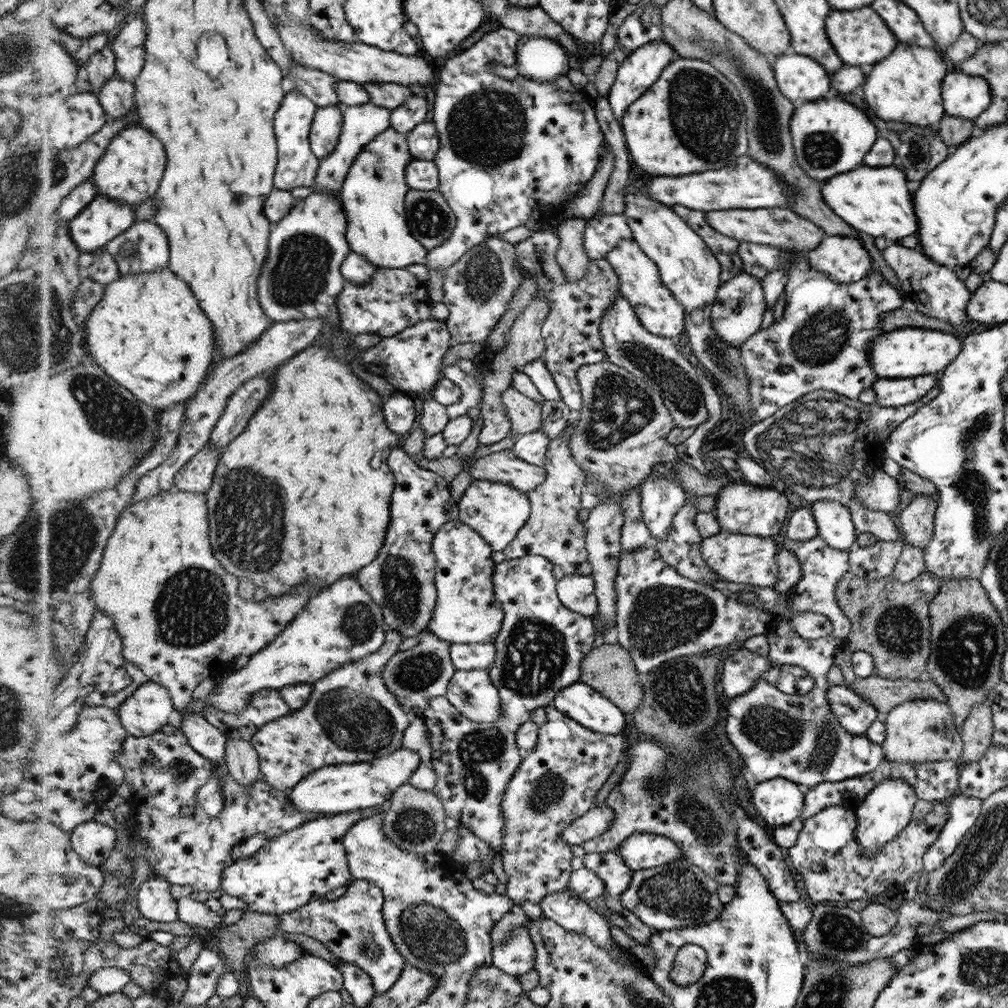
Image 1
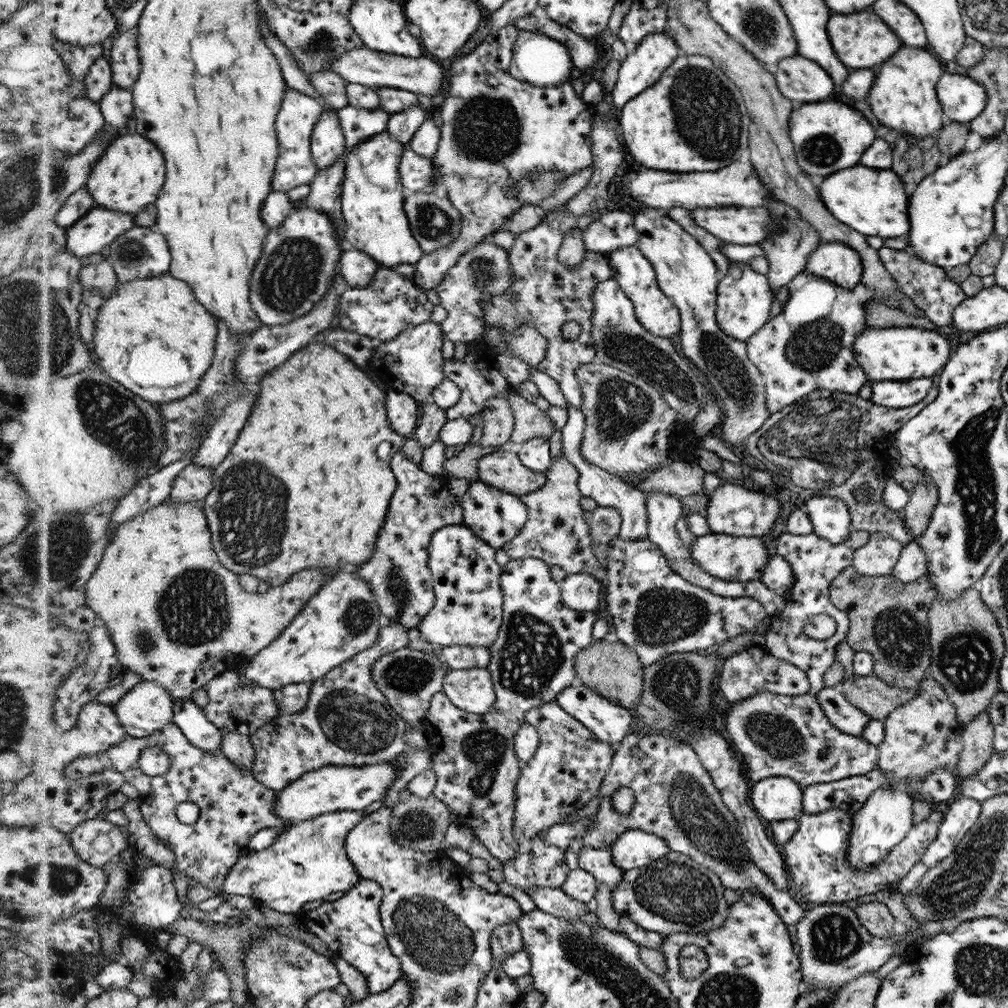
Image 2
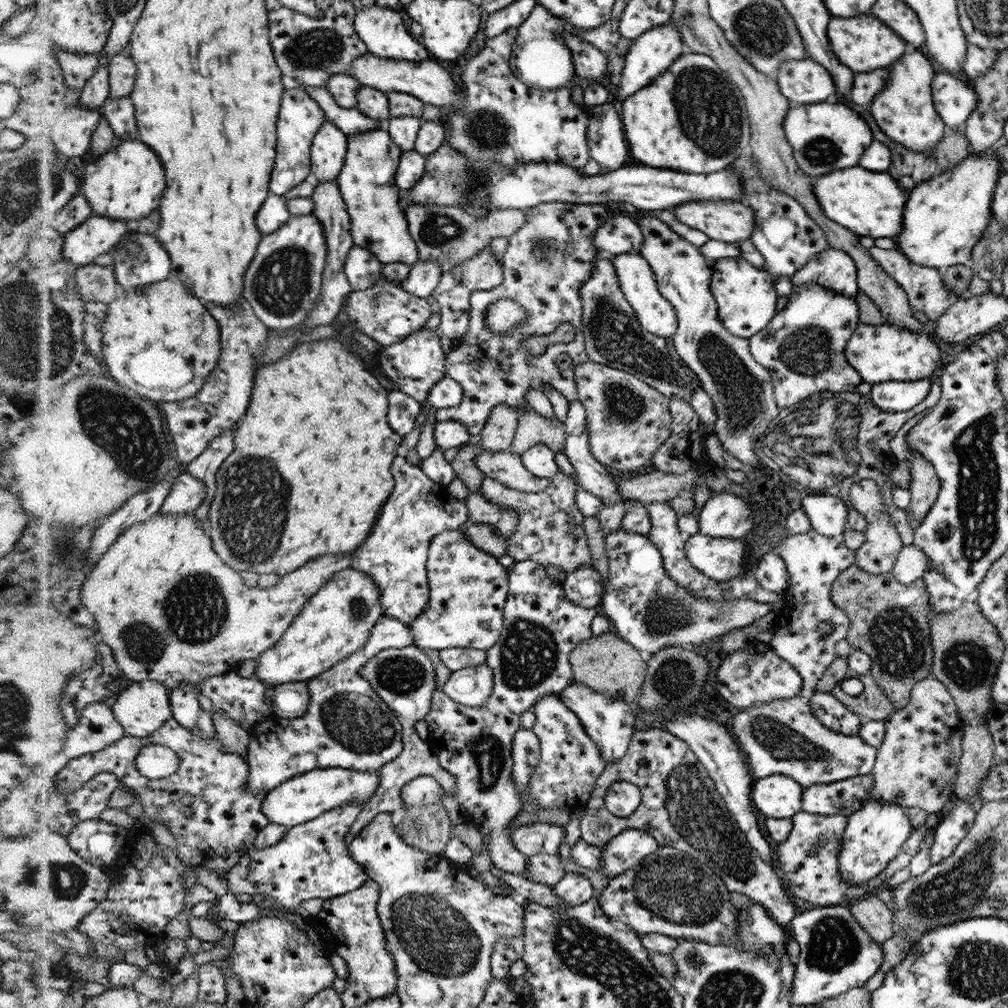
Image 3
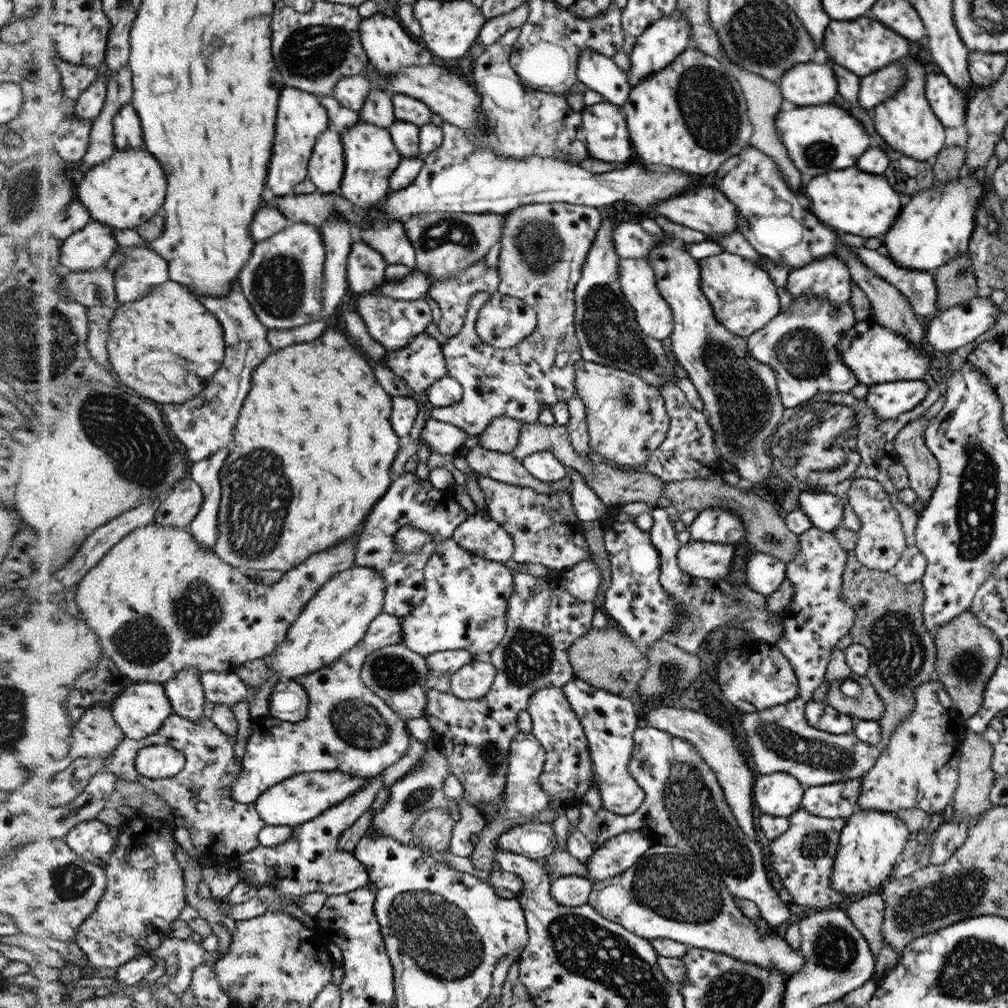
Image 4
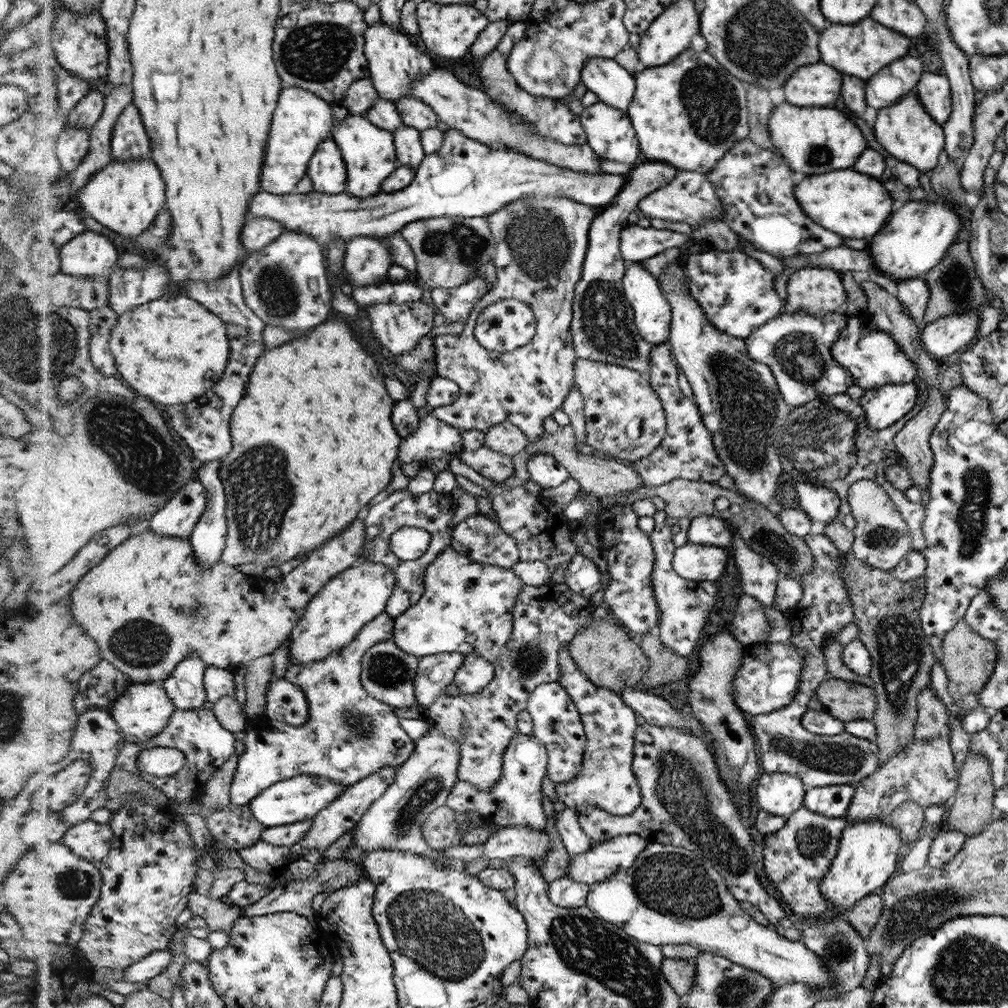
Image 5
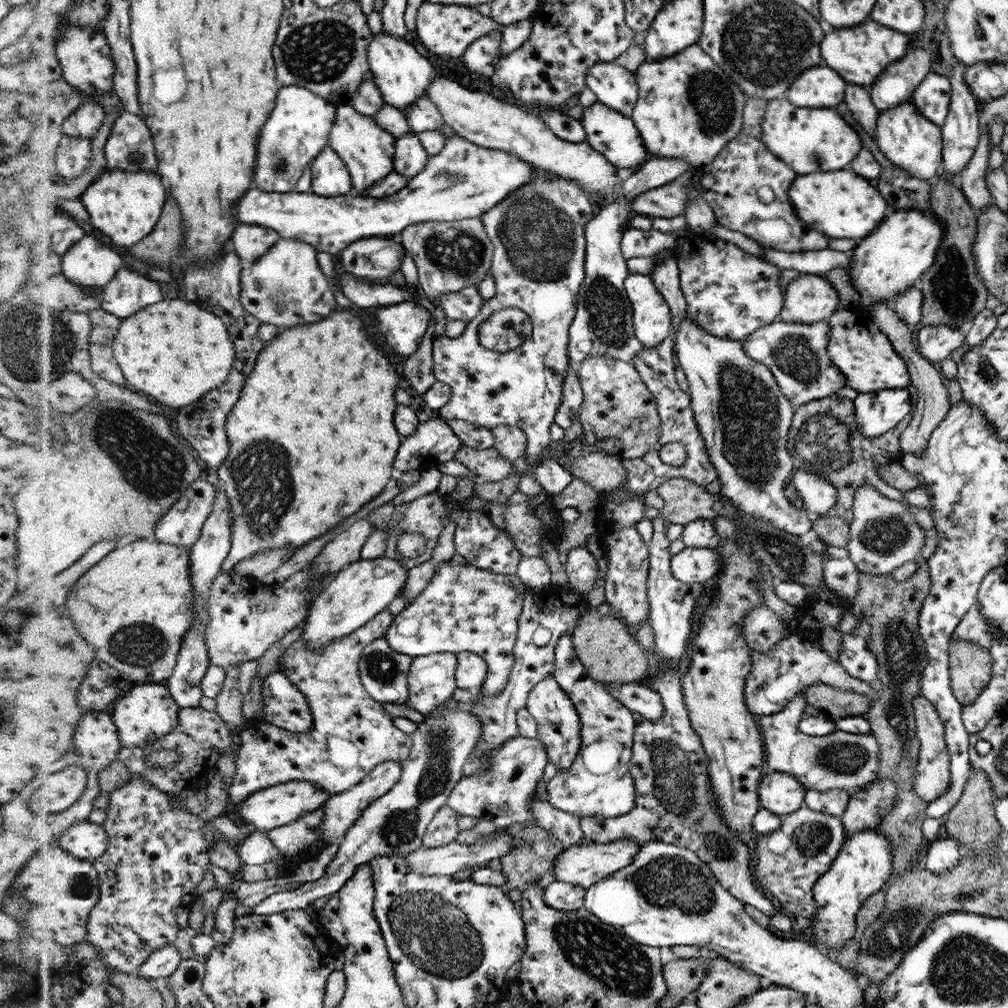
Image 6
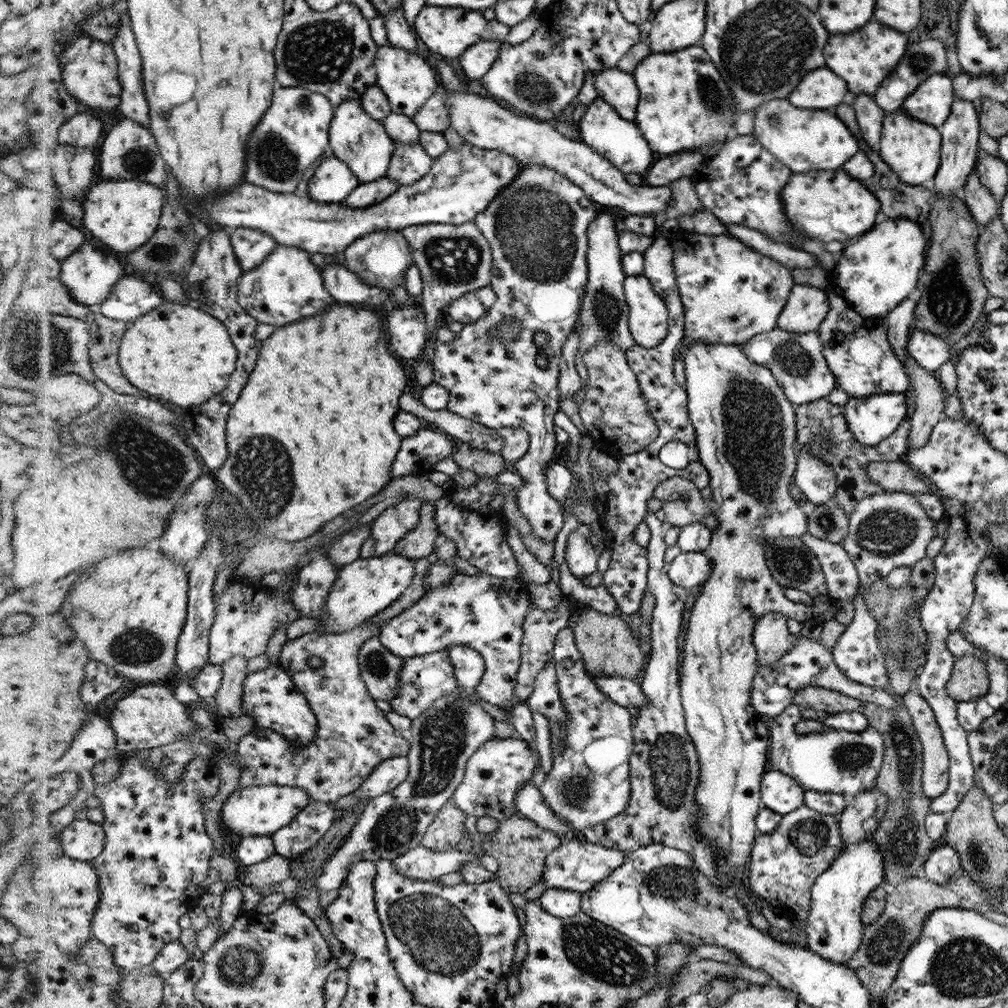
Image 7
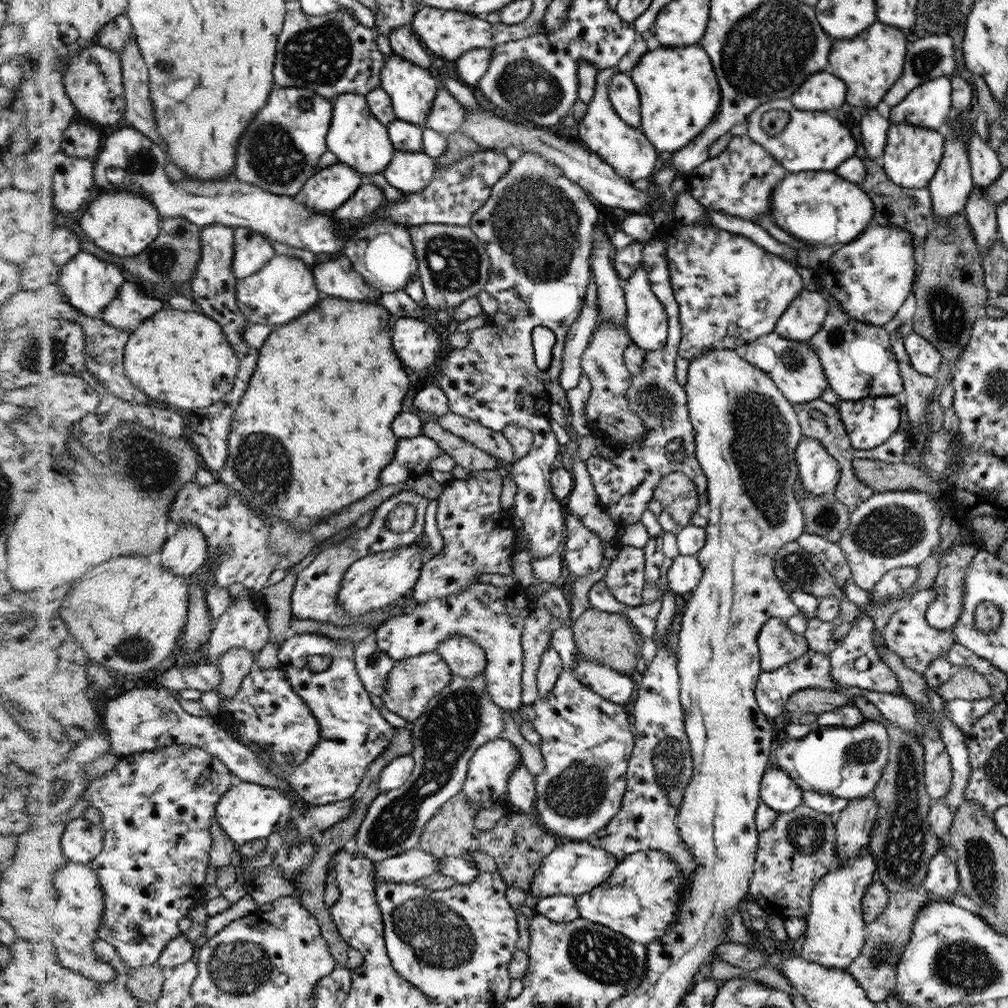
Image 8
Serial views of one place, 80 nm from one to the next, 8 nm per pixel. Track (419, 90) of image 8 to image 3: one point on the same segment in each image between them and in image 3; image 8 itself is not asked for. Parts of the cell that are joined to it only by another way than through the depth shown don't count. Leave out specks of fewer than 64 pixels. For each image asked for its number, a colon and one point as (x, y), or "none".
3: (382, 29)
4: (389, 47)
5: (395, 62)
6: (402, 75)
7: (408, 81)

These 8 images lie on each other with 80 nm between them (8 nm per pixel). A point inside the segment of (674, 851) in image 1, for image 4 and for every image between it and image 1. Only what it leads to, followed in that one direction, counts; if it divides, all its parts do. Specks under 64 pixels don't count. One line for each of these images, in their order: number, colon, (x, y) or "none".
2: (634, 849)
3: (630, 848)
4: (613, 857)

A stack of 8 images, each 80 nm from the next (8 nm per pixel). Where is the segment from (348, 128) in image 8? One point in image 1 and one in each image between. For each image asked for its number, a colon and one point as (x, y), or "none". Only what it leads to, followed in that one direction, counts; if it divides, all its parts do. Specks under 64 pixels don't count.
1: (373, 194)
2: (376, 223)
3: (367, 182)
4: (371, 155)
5: (369, 151)
6: (369, 151)
7: (361, 141)

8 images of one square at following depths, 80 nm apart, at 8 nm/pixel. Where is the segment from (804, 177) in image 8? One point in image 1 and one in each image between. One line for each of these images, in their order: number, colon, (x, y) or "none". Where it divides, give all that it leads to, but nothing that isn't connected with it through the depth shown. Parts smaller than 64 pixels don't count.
1: (877, 202)
2: (873, 202)
3: (868, 203)
4: (850, 201)
5: (853, 205)
6: (841, 204)
7: (828, 205)

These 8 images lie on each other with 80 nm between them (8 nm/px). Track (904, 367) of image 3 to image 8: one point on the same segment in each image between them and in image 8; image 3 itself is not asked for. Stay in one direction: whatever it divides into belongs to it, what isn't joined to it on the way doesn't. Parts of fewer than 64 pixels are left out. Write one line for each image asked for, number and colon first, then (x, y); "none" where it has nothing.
4: (876, 355)
5: (874, 359)
6: (865, 356)
7: (860, 355)
8: (857, 358)

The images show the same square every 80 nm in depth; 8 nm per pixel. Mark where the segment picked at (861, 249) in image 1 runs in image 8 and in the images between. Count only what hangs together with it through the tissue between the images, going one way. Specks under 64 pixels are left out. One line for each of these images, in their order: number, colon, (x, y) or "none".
2: (835, 262)
3: (835, 269)
4: (829, 278)
5: (815, 291)
6: (811, 298)
7: (807, 307)
8: (804, 319)

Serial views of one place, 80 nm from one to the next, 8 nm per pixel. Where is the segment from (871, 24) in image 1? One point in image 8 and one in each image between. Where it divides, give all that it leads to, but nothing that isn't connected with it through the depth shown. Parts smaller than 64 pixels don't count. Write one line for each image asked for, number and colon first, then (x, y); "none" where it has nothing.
2: (862, 40)
3: (864, 43)
4: (865, 46)
5: (862, 50)
6: (862, 54)
7: (865, 59)
8: (871, 64)

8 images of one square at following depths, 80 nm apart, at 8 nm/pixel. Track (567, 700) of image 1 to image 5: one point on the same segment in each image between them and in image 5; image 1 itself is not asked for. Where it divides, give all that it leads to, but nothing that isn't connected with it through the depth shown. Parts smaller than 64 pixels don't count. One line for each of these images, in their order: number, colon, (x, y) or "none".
2: (609, 721)
3: (610, 722)
4: (609, 720)
5: (606, 781)

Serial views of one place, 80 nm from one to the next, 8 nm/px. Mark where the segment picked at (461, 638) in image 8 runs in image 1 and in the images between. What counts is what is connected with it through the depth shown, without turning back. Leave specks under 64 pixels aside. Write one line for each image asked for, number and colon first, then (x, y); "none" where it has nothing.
1: (472, 692)
2: (472, 690)
3: (472, 687)
4: (473, 681)
5: (476, 673)
6: (472, 669)
7: (469, 664)

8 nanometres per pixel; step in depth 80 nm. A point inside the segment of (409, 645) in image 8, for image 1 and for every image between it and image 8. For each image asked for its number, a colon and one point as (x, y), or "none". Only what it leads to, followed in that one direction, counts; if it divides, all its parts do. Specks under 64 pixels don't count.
1: (469, 612)
2: (469, 598)
3: (469, 587)
4: (466, 607)
5: (468, 607)
6: (464, 608)
7: (486, 613)

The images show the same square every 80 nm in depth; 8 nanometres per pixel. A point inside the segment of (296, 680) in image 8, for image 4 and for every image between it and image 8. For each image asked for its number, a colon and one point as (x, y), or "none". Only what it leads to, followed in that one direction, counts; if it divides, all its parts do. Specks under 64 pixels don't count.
4: (348, 728)
5: (350, 734)
6: (351, 735)
7: (353, 737)

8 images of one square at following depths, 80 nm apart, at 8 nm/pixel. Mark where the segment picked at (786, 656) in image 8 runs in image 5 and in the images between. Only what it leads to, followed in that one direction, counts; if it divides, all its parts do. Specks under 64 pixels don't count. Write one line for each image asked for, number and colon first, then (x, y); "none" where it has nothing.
5: (751, 626)
6: (765, 629)
7: (772, 639)

